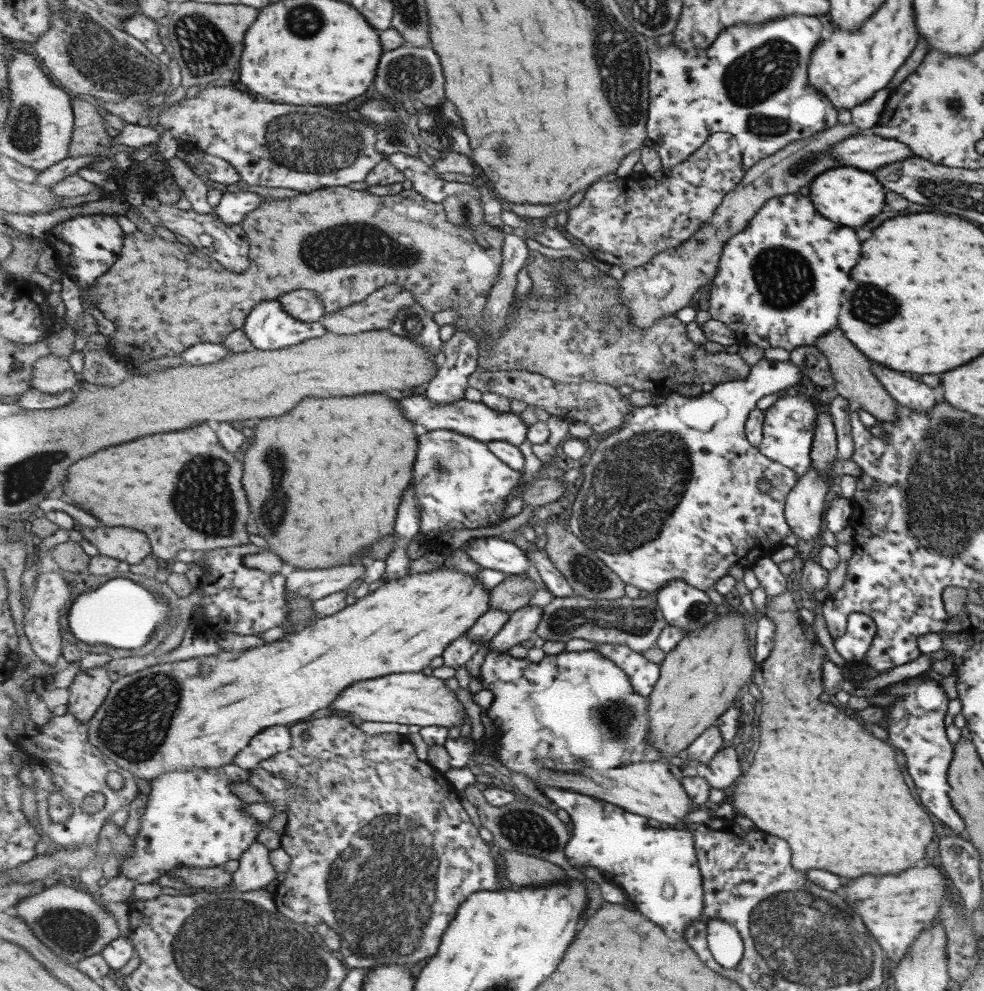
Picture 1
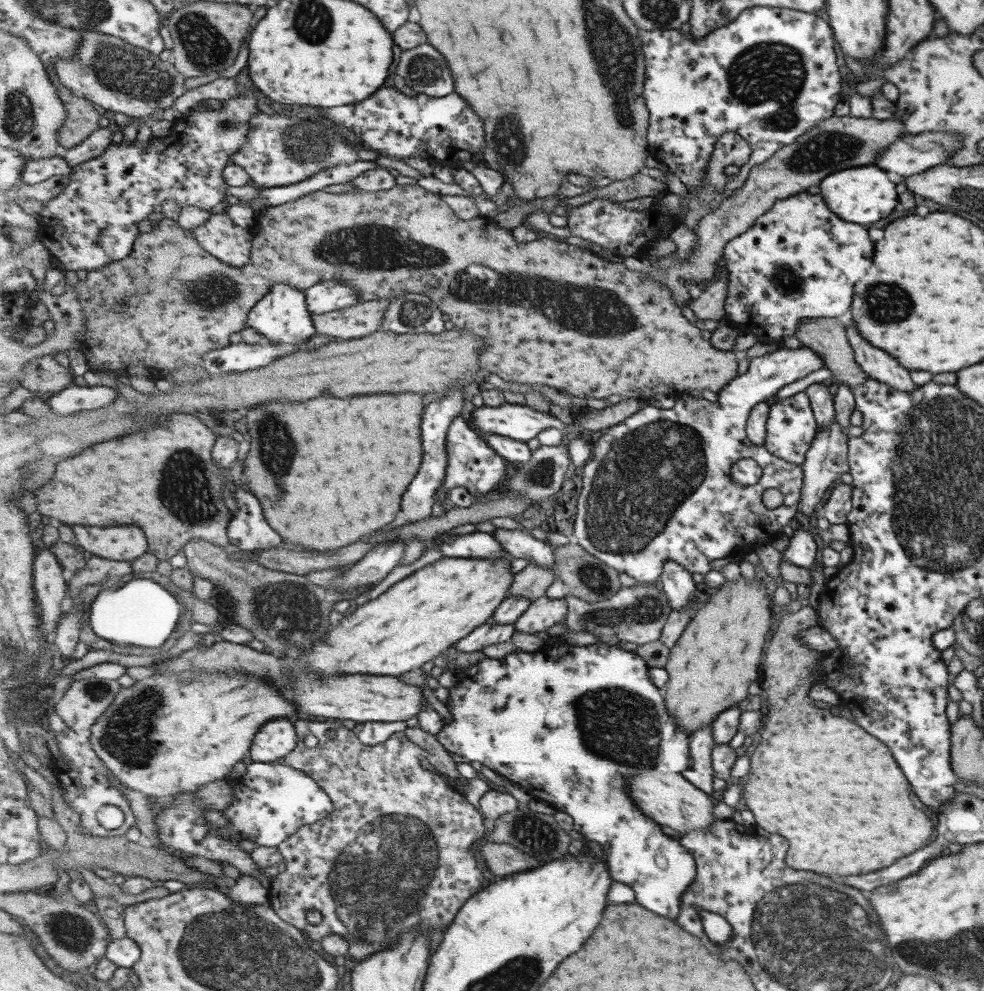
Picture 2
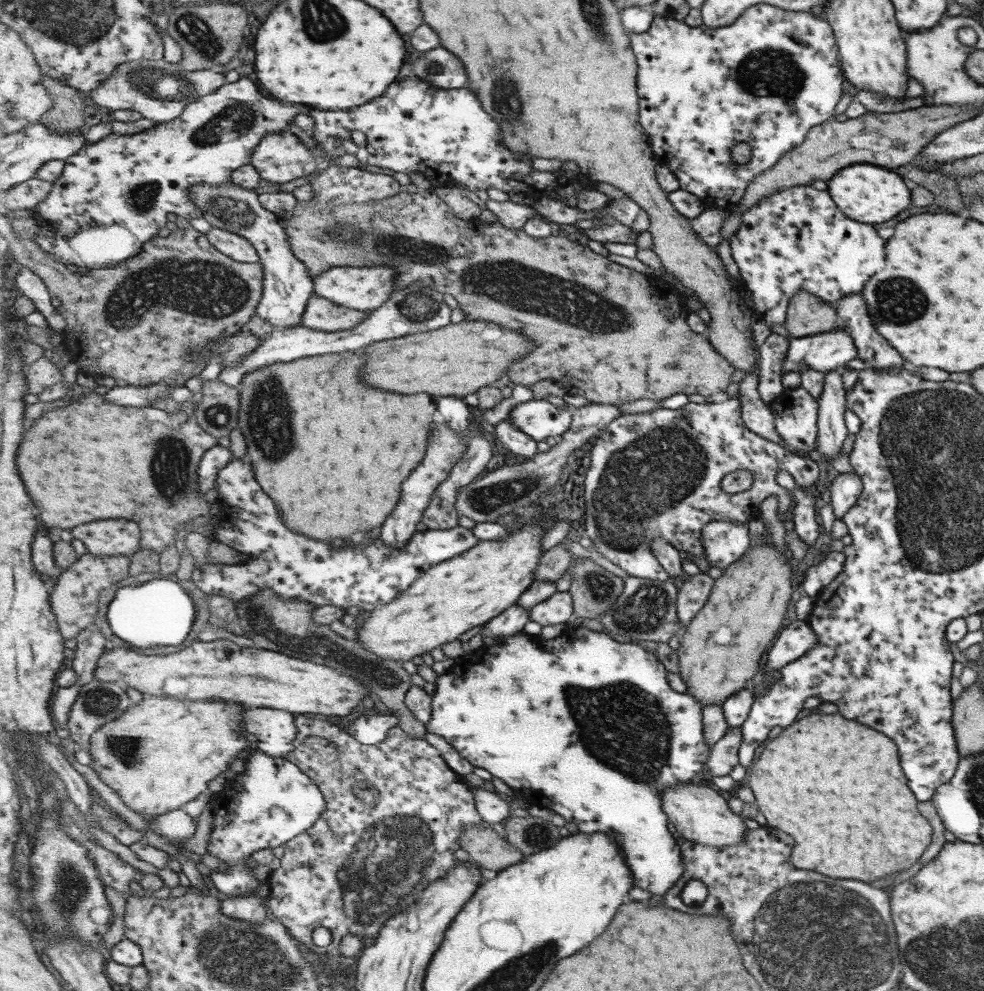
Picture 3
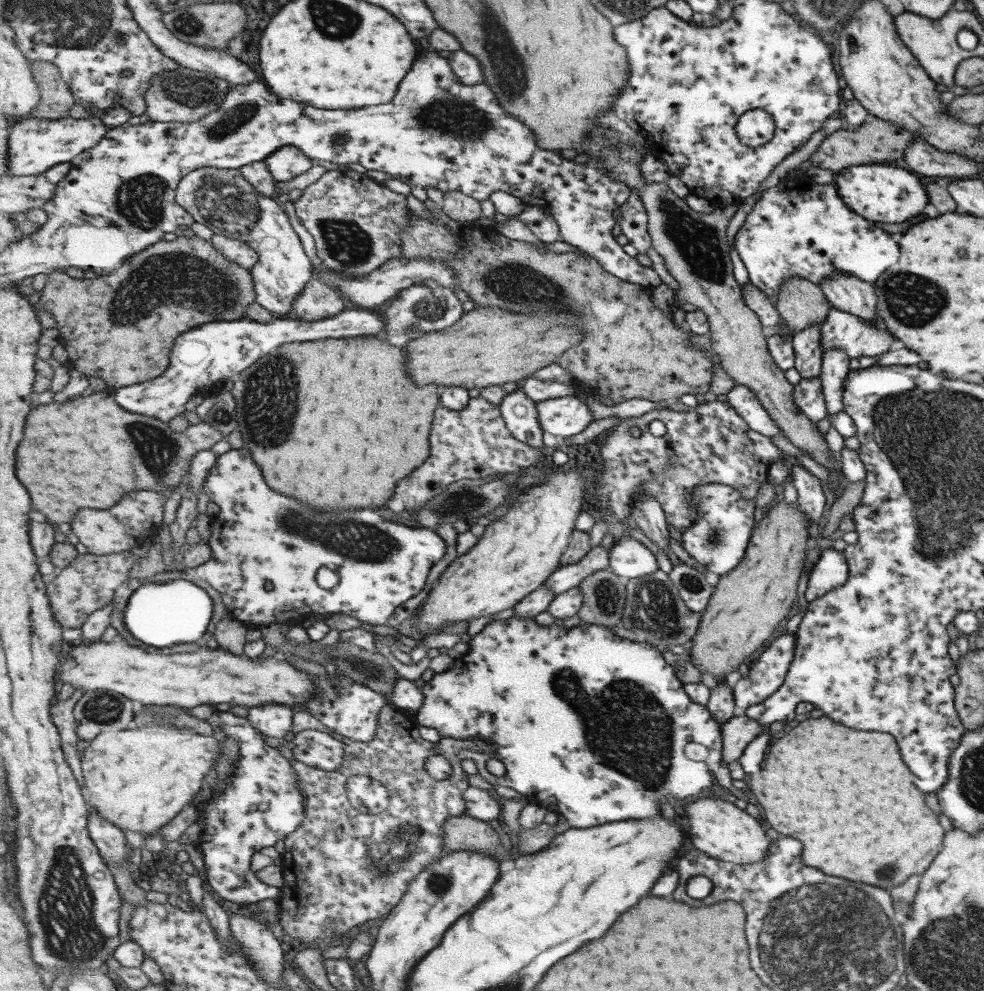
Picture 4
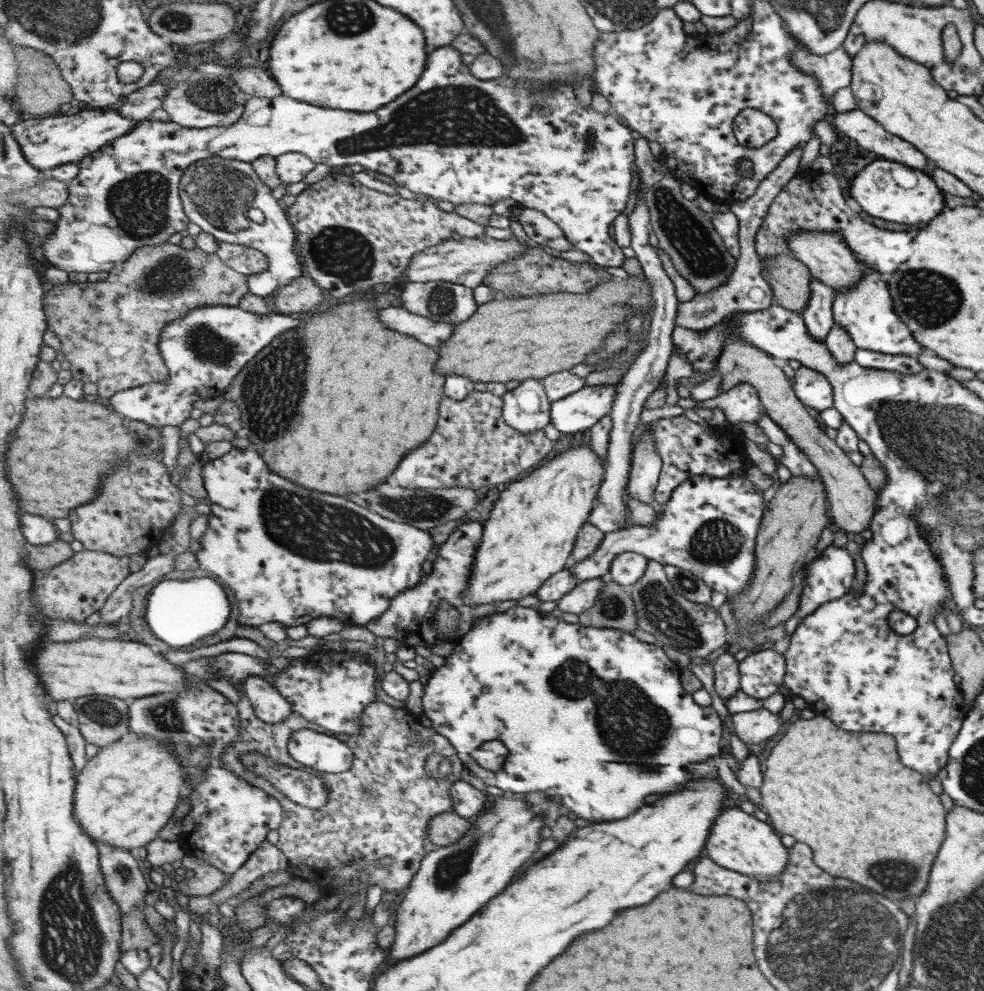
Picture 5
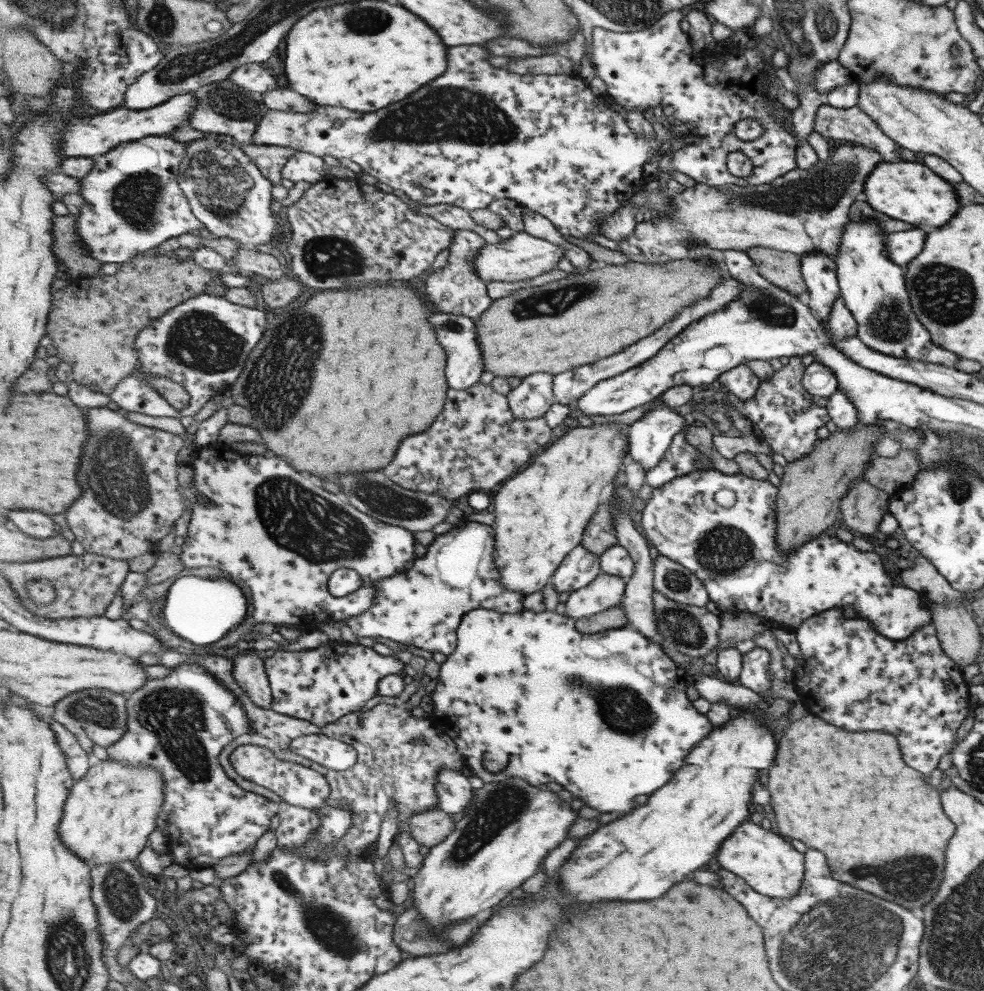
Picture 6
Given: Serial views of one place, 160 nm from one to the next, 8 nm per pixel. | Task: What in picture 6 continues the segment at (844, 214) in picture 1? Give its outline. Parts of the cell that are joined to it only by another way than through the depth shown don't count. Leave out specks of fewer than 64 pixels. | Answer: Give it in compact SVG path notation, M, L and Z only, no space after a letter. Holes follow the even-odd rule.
M905 157L899 161L881 160L866 176L862 199L872 210L890 219L933 228L943 226L959 208L953 186L945 184L945 180L931 172L917 157Z

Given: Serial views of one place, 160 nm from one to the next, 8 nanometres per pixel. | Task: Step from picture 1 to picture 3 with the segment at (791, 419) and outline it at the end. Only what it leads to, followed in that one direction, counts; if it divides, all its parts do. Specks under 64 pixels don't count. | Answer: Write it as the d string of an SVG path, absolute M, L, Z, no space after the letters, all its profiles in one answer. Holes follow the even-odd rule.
M800 386L796 389L782 389L769 405L777 434L784 440L783 447L788 448L789 452L794 455L807 458L807 452L815 448L818 409L816 399L816 397Z

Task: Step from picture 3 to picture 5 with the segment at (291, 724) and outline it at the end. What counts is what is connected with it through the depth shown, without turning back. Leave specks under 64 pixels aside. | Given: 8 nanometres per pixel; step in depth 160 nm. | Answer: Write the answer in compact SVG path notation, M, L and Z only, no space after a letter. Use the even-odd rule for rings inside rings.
M251 676L245 680L243 690L252 702L255 714L265 722L283 723L294 711L292 704L280 694L270 678Z

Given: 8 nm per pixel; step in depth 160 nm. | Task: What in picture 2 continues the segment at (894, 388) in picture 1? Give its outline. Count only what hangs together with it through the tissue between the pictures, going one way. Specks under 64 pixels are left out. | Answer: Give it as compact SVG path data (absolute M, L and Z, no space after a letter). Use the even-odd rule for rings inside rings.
M849 320L847 328L844 330L855 362L867 377L888 384L891 388L896 388L901 392L910 393L916 387L909 380L907 370L901 368L897 364L897 360L893 360L889 354L881 352L879 348L873 348L869 342L865 342L865 339L855 330L853 320Z

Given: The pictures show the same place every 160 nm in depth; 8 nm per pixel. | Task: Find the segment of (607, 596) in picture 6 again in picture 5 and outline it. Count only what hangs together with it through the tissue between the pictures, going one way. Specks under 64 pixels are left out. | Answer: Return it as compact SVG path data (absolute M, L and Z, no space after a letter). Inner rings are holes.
M604 577L581 581L567 596L558 600L557 607L562 612L579 616L596 605L605 585Z

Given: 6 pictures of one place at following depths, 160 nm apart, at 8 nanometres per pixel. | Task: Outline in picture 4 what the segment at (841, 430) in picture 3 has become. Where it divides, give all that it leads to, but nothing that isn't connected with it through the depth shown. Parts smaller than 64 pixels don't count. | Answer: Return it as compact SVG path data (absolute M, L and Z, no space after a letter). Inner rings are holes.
M835 347L822 352L818 377L821 381L821 390L828 416L842 411L842 388L850 370L849 359L845 352Z

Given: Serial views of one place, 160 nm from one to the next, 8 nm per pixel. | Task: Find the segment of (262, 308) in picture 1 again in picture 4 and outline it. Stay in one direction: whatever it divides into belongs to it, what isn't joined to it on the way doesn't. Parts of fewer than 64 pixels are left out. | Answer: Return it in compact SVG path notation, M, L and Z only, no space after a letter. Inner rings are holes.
M203 167L190 172L181 182L176 191L176 200L180 202L186 213L191 214L197 223L209 229L214 229L223 236L231 239L242 240L255 249L260 256L259 263L251 270L255 282L255 303L268 308L272 313L277 313L285 318L292 315L292 308L304 288L316 278L315 266L304 250L304 244L299 233L293 229L289 216L285 214L281 201L273 200L258 192L241 169L222 169Z

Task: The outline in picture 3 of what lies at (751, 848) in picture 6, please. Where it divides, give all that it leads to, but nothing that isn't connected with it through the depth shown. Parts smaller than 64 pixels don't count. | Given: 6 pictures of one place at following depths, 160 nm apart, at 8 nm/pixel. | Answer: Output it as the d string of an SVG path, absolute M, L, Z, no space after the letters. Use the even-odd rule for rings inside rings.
M708 783L668 788L663 795L663 805L668 819L681 834L681 840L693 840L717 848L737 846L746 840L749 830L745 818L735 814L718 789Z

